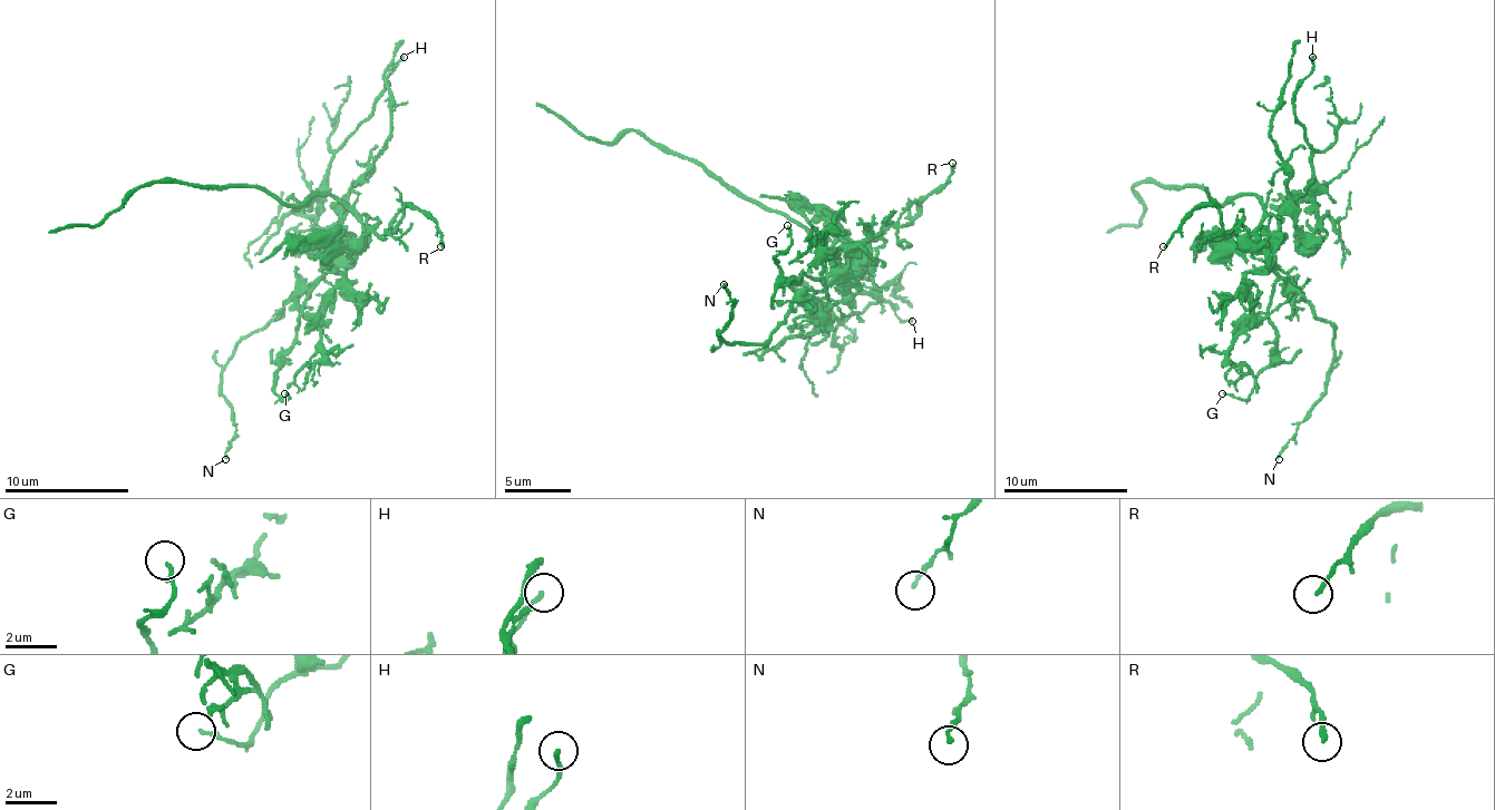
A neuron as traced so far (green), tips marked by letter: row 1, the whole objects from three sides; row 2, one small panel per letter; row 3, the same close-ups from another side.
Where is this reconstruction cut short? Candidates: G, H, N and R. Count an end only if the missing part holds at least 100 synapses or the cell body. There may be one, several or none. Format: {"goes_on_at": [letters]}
{"goes_on_at": []}

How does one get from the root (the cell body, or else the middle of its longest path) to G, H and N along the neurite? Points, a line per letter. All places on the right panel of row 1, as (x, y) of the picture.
G: (1256, 197), (1269, 213), (1275, 275), (1269, 322), (1275, 331), (1275, 359), (1244, 400), (1222, 393)
H: (1256, 197), (1303, 231), (1316, 225), (1312, 147), (1294, 116), (1294, 94), (1312, 57)
N: (1256, 197), (1269, 213), (1272, 265), (1312, 312), (1335, 328), (1335, 362), (1326, 397), (1297, 428), (1279, 459)

